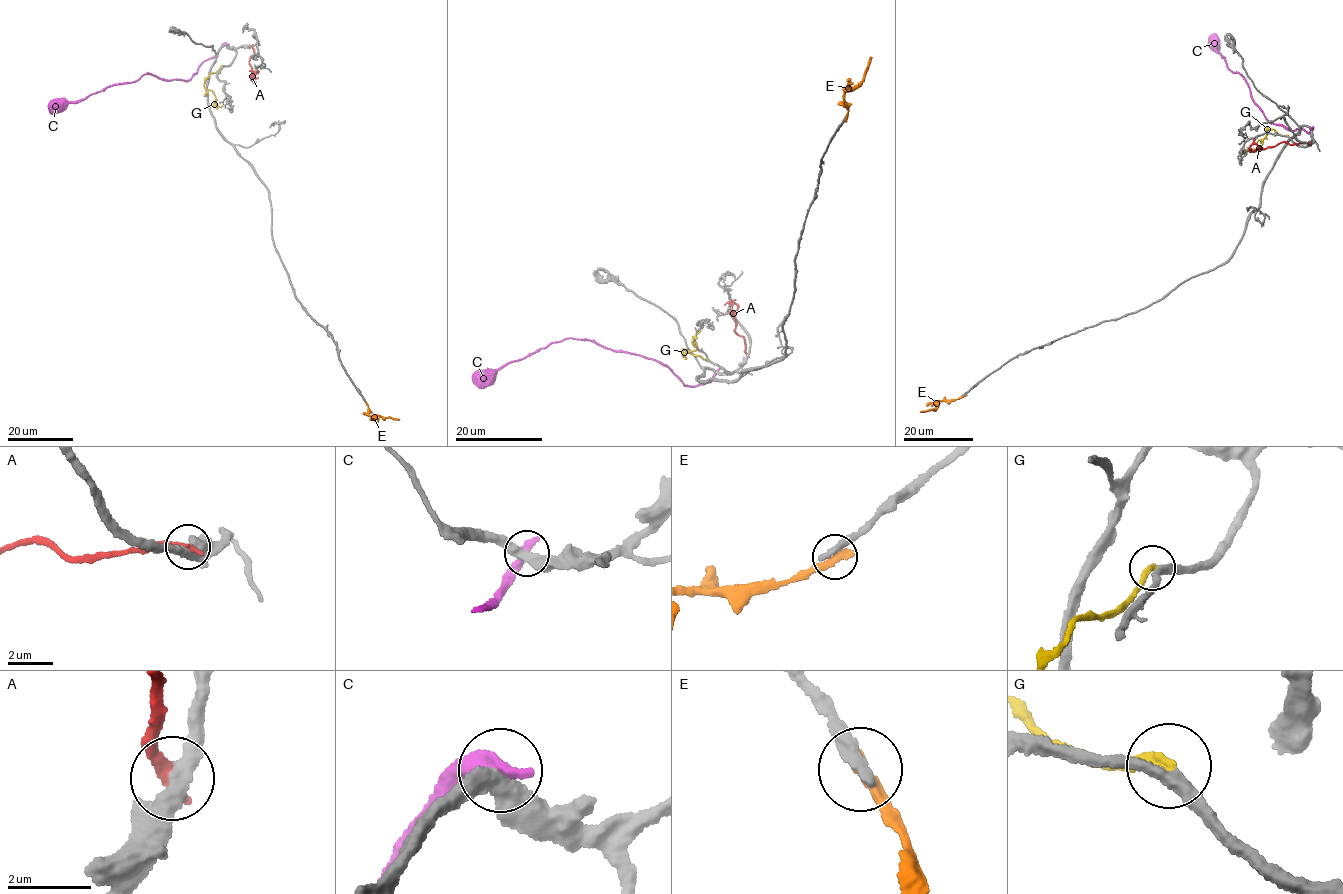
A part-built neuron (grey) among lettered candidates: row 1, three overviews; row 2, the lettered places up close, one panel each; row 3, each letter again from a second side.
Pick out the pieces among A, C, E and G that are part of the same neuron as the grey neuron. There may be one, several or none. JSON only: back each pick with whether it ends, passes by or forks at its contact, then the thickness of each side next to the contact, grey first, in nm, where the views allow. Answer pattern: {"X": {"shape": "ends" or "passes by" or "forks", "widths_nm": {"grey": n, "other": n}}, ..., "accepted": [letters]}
{"G": {"shape": "ends", "widths_nm": {"grey": 280, "other": 280}}, "accepted": ["G"]}

